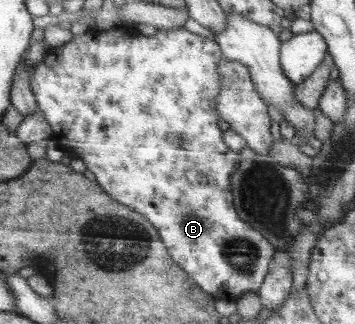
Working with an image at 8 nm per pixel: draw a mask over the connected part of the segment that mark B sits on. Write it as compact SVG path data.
M126 24L112 30L89 30L83 35L73 37L64 45L48 49L43 60L36 65L36 73L32 77L32 90L34 90L46 120L58 133L56 142L60 143L65 154L70 158L81 159L85 168L94 174L95 181L104 192L119 201L120 204L131 208L134 212L139 212L149 221L149 224L154 224L154 228L158 228L157 234L164 242L166 250L170 252L170 258L180 266L180 269L198 288L215 299L235 302L242 294L257 293L260 289L266 273L272 267L275 247L269 244L260 232L242 221L236 215L236 209L233 207L230 179L241 158L239 153L226 146L222 138L223 131L217 126L216 95L220 89L220 78L218 78L216 67L218 67L220 55L221 50L214 39L208 39L208 37L189 32L184 28L158 30L152 36L144 36L138 33L134 26Z

